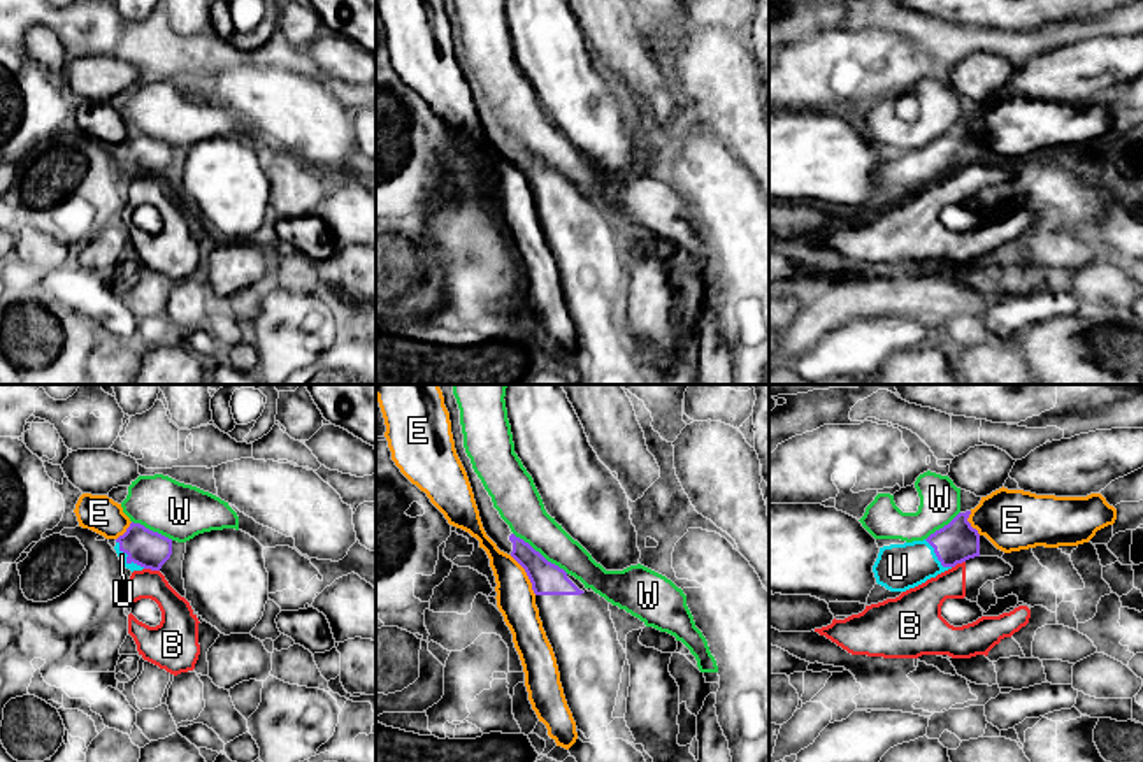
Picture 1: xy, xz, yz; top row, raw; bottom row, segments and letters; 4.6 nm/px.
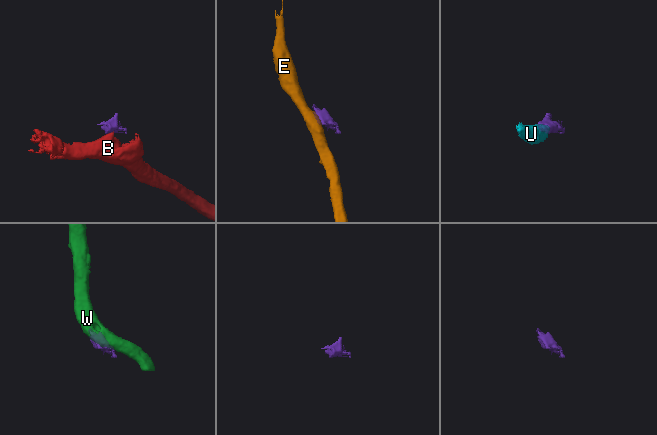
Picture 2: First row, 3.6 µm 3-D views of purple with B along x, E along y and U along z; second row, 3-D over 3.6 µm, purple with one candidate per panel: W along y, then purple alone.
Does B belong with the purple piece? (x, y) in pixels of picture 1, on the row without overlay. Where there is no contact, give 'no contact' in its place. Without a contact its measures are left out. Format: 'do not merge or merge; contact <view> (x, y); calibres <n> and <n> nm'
do not merge; contact xy (151, 176); calibres 170 and 150 nm

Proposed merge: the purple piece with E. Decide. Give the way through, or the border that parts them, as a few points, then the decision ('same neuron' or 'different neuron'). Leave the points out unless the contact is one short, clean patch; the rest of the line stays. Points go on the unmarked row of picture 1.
along xz (510, 162), (524, 176), (536, 201) | different neuron

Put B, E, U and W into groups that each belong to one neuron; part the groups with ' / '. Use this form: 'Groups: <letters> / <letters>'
Groups: B / E / U / W

